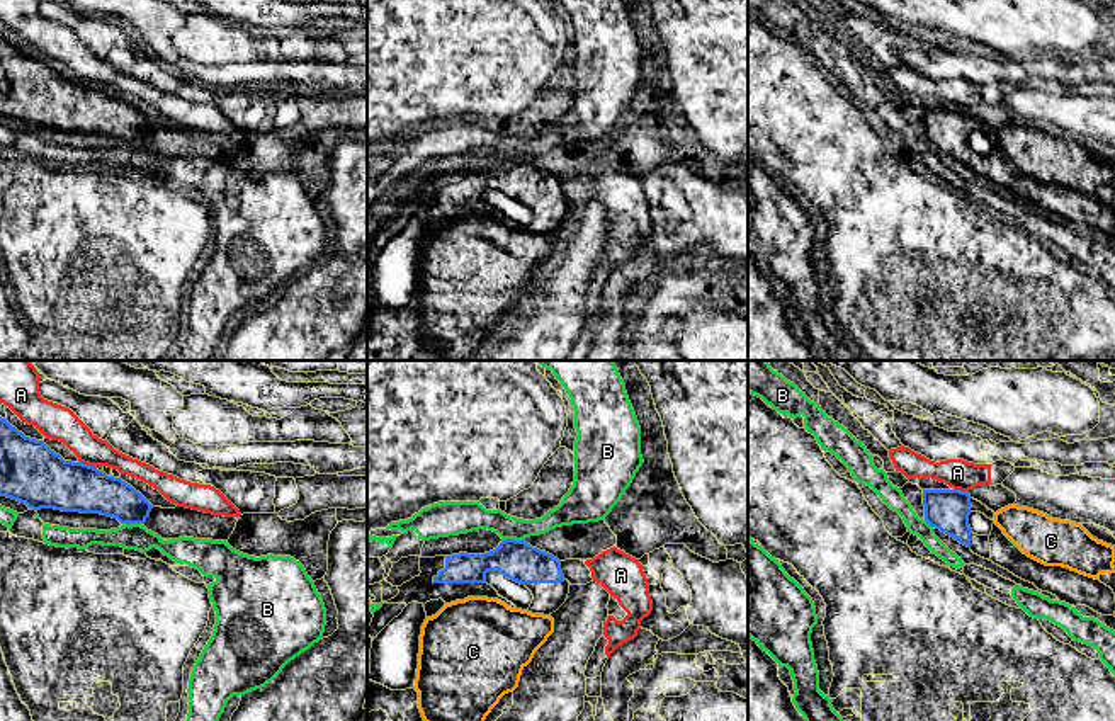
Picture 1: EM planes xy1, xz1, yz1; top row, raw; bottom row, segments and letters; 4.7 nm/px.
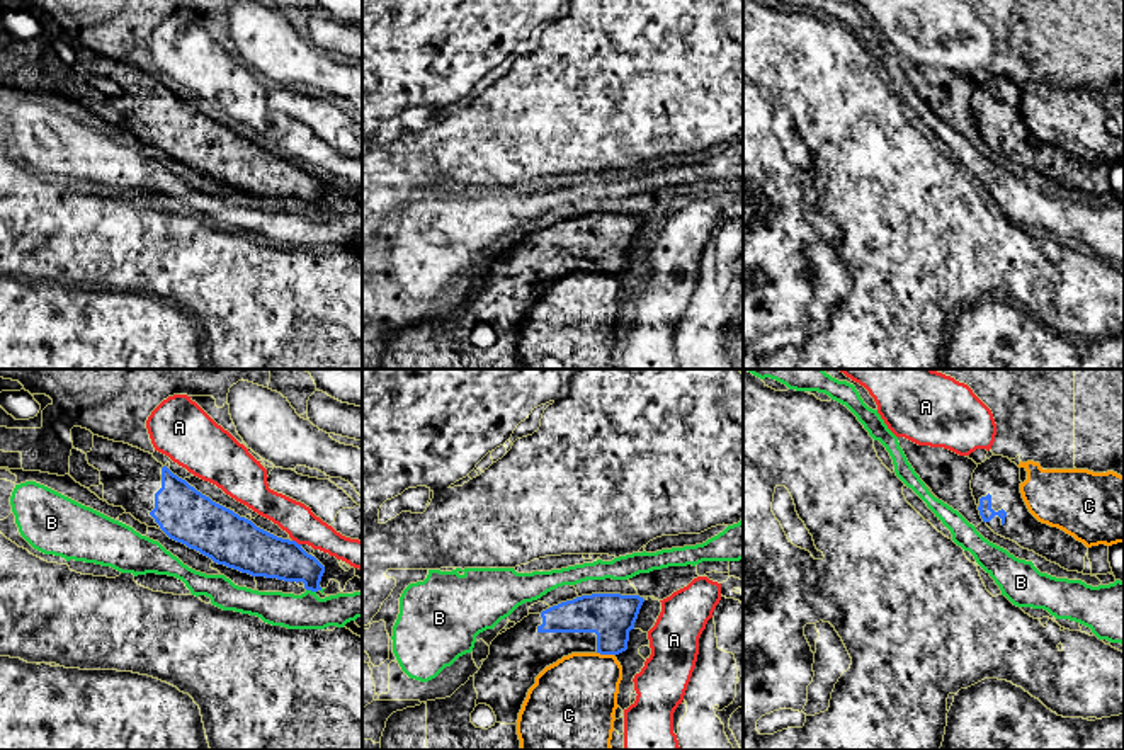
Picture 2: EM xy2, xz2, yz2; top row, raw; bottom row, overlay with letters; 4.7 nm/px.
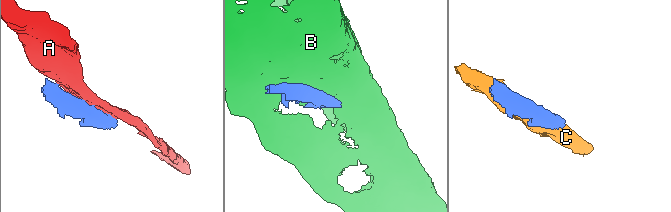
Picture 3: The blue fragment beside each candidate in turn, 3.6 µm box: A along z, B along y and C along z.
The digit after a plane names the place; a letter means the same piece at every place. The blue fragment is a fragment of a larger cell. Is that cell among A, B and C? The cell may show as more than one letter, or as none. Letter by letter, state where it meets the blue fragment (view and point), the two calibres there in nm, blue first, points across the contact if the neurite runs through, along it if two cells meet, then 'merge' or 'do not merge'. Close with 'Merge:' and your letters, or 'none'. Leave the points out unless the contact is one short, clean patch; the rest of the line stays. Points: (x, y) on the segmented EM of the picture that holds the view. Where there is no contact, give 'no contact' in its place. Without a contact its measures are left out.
A: contact xy1 (87, 465); calibres 280 and 170 nm; do not merge
B: contact xz1 (512, 539); calibres 190 and 150 nm; do not merge
C: contact xz2 (606, 653); calibres 220 and 380 nm; do not merge
Merge: none

